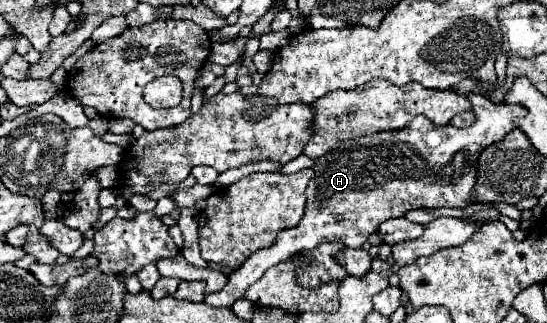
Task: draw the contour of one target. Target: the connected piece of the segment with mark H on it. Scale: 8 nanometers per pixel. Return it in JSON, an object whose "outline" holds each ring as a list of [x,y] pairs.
{"outline":[[[476,93],[463,94],[470,101],[472,111],[476,113],[476,121],[468,129],[456,129],[452,125],[434,125],[426,117],[414,117],[412,123],[406,129],[400,131],[384,131],[374,133],[368,137],[362,137],[358,143],[350,143],[344,149],[328,153],[328,157],[320,157],[314,167],[314,177],[308,185],[308,205],[304,211],[304,217],[300,225],[292,229],[284,229],[278,233],[278,239],[272,247],[254,251],[240,269],[228,275],[228,283],[222,291],[216,291],[212,295],[204,297],[204,303],[210,307],[232,307],[232,303],[240,297],[244,297],[244,291],[248,285],[258,281],[268,267],[274,267],[294,253],[302,249],[314,249],[322,241],[344,241],[352,249],[360,249],[366,239],[376,231],[376,227],[392,217],[402,217],[408,209],[422,209],[422,207],[466,207],[470,205],[470,191],[476,181],[476,161],[480,157],[480,151],[486,149],[490,143],[500,141],[506,133],[514,129],[514,121],[518,117],[524,117],[528,113],[522,105],[508,105],[508,103],[492,103],[482,95]]]}

